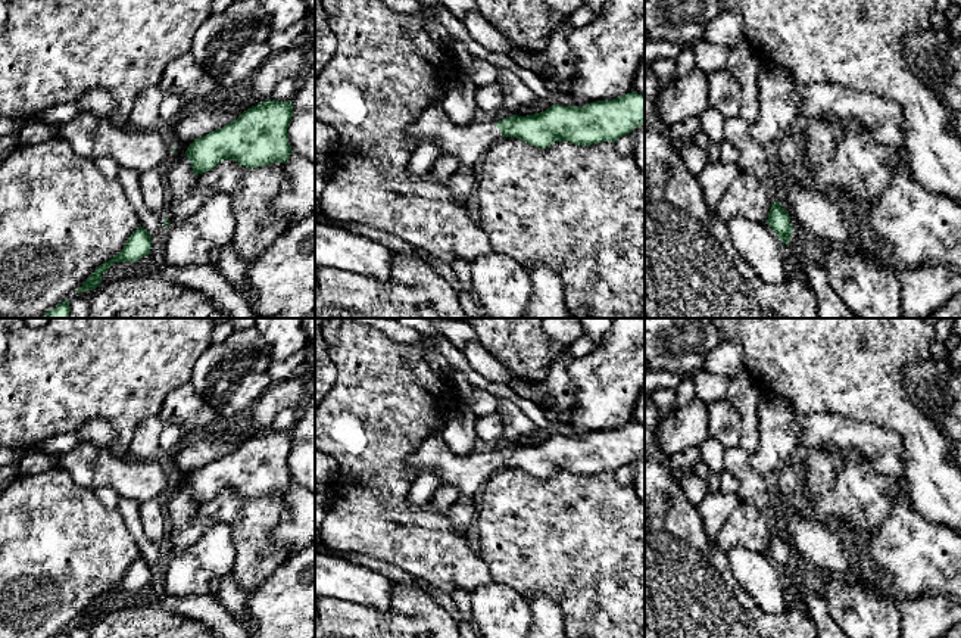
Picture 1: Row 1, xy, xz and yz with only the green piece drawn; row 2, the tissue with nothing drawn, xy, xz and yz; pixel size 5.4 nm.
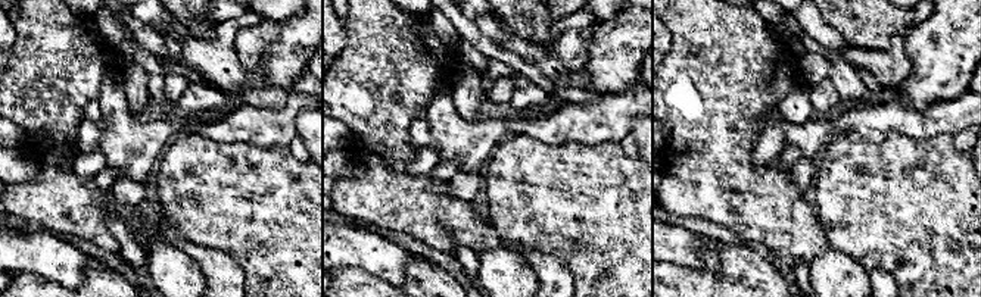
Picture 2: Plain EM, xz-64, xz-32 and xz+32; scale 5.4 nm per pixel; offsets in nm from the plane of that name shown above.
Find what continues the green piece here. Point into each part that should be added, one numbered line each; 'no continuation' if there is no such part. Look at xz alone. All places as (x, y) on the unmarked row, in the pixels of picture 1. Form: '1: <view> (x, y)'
1: xz (468, 473)

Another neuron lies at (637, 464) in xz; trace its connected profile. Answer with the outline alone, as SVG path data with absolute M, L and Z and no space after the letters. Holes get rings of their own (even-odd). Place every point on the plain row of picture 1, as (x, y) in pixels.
M645 454L634 458L630 466L634 470L631 486L639 501L645 507Z

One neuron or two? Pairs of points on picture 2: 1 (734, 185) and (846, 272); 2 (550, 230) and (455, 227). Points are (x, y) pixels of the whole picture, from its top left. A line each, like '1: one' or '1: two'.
1: two
2: two

